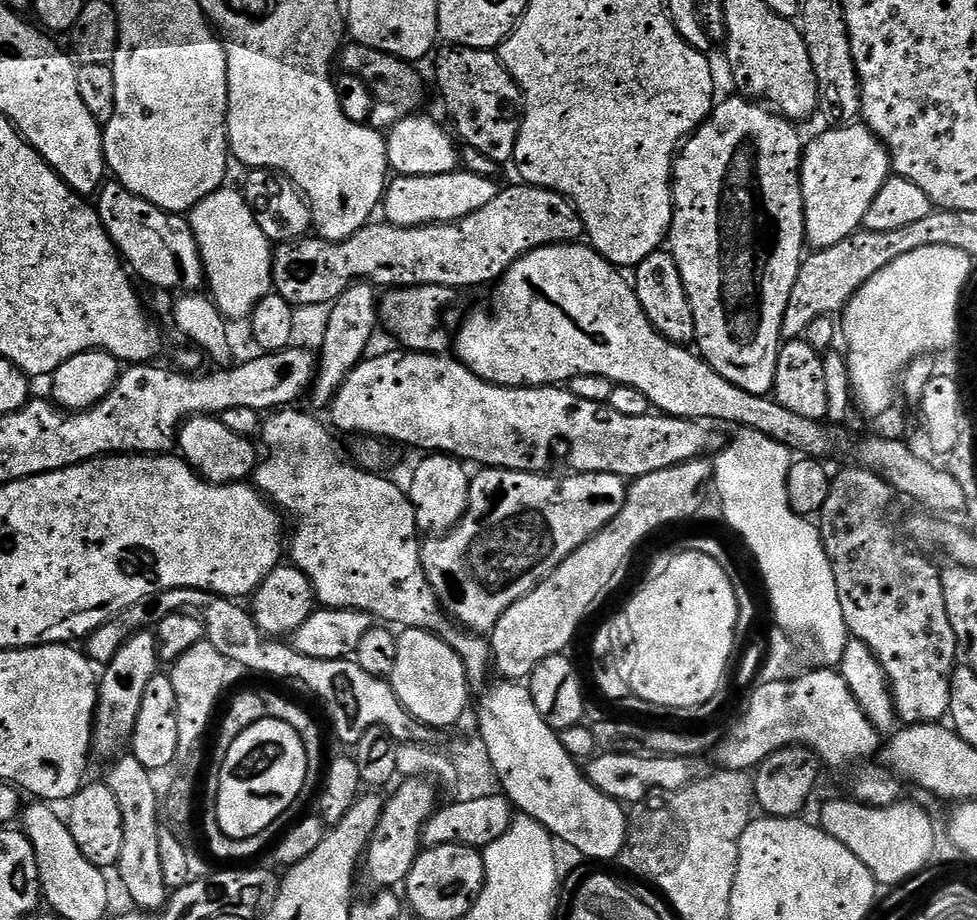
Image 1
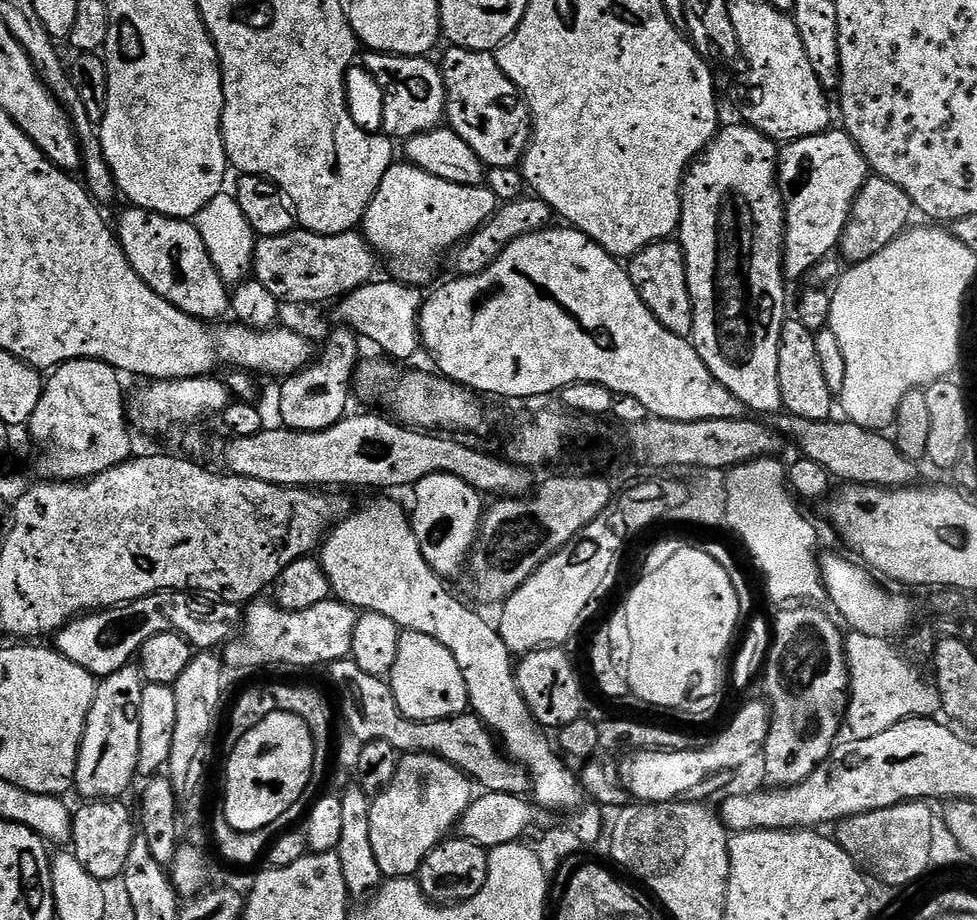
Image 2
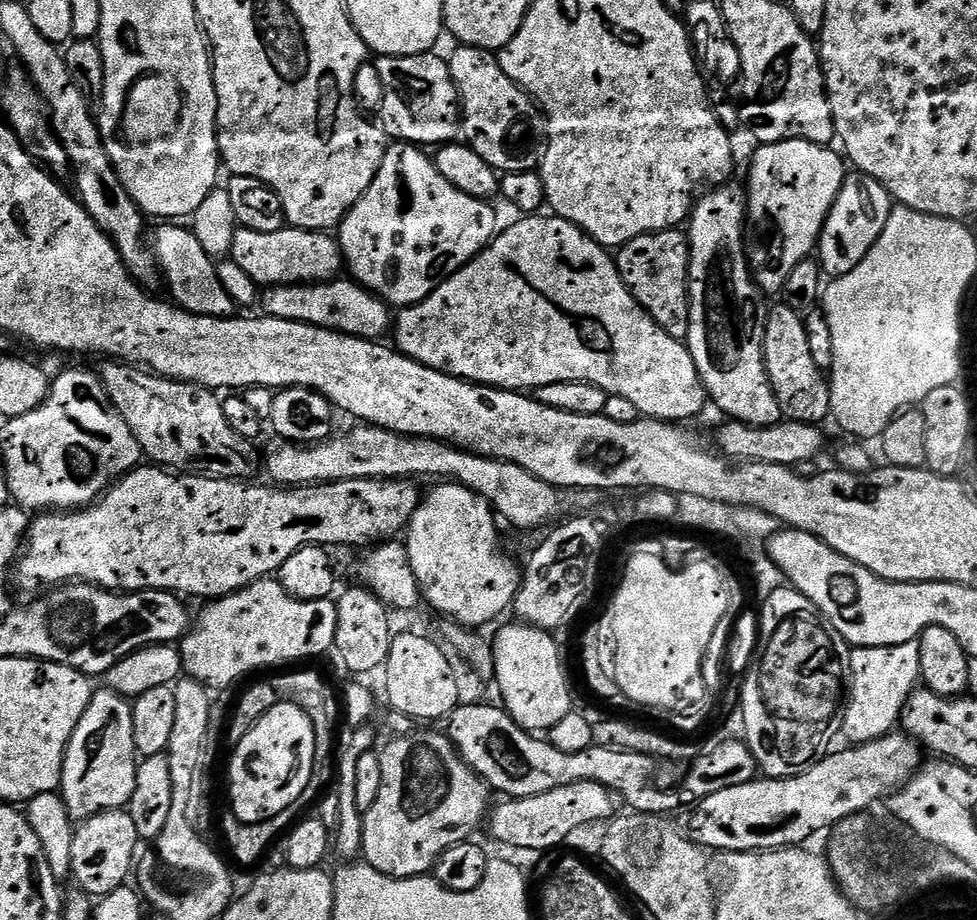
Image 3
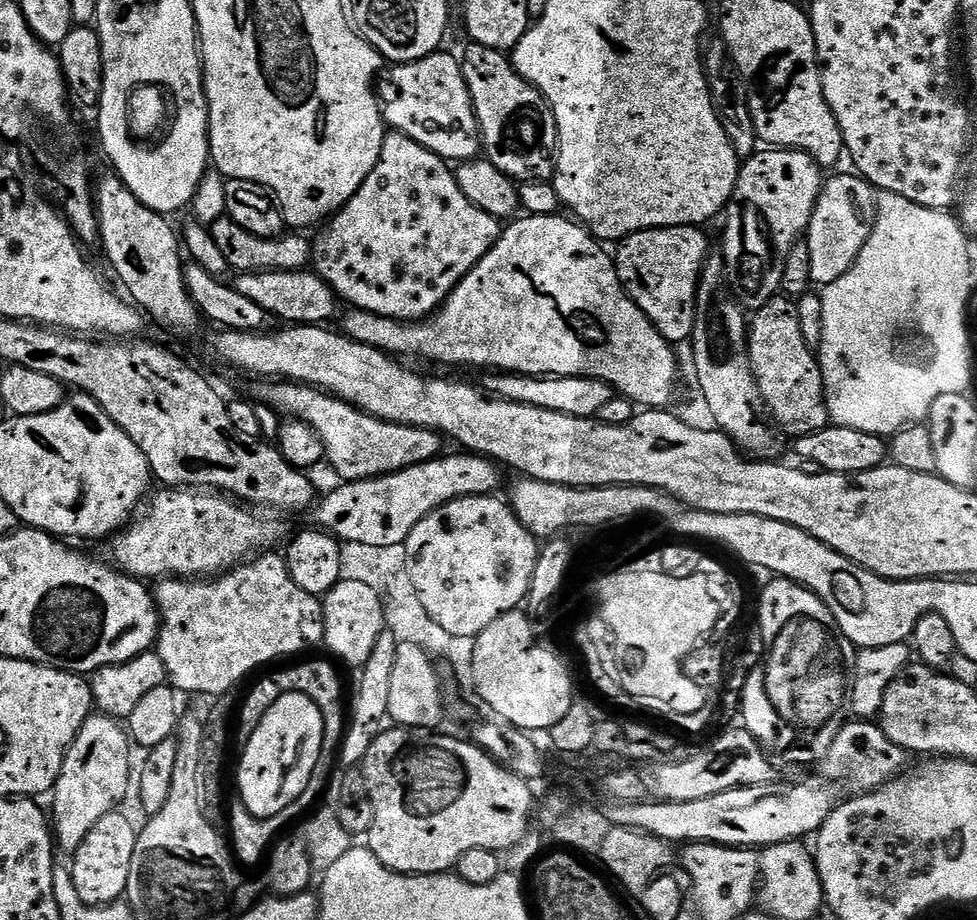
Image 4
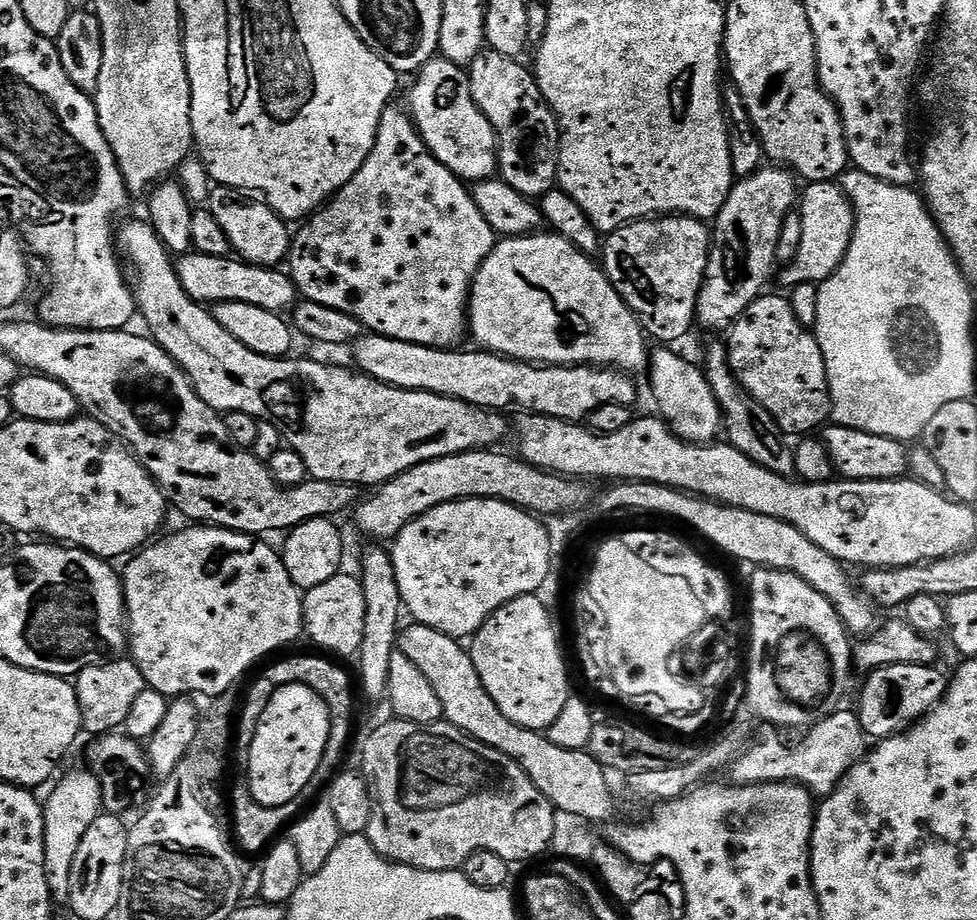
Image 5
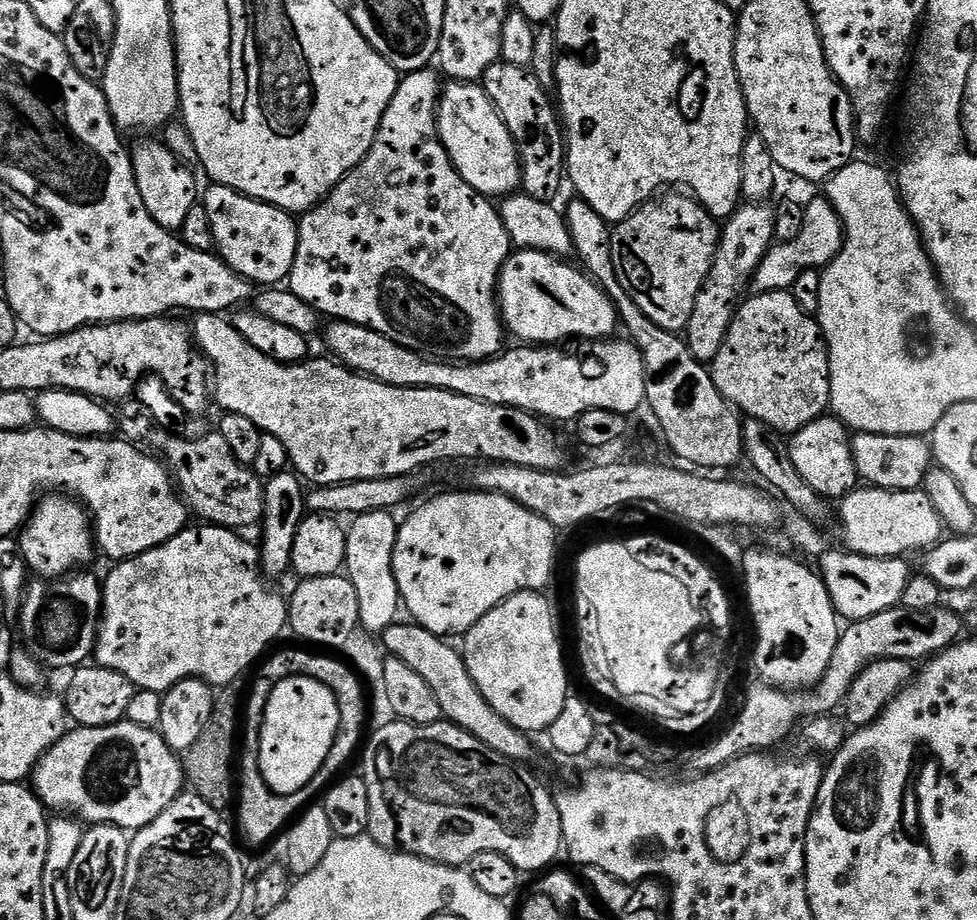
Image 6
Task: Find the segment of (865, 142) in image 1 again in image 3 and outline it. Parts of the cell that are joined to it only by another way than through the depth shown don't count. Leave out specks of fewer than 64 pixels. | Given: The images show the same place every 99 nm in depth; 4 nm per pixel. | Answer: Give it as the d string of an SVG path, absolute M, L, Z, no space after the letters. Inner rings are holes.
M783 140L773 144L760 144L757 149L752 156L752 165L748 168L748 184L746 183L746 224L751 236L746 244L748 262L761 292L780 294L792 271L817 251L824 223L844 185L846 160L837 149L837 153L835 152L835 147L815 144L809 140Z

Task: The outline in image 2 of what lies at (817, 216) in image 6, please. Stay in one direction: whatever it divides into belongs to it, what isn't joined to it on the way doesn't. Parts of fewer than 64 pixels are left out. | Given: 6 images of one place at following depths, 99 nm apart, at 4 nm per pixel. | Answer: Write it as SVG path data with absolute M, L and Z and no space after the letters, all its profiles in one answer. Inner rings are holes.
M869 175L842 230L838 245L839 255L844 255L849 265L861 264L863 260L878 254L878 250L890 246L890 242L894 242L894 238L898 238L909 227L908 219L911 216L914 216L914 209L906 190L898 190L898 186L894 186L894 182L886 182L886 178Z

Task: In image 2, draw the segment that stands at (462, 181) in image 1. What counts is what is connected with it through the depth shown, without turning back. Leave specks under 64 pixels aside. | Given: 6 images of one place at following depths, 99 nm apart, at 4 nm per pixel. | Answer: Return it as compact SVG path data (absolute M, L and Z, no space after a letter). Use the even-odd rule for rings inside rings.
M394 162L382 178L382 186L374 194L368 209L364 211L362 235L381 261L388 263L387 275L401 284L425 286L440 272L440 259L469 236L472 236L490 217L496 215L498 201L487 186L458 186L446 182L446 178L434 178L426 170L415 168L407 162Z

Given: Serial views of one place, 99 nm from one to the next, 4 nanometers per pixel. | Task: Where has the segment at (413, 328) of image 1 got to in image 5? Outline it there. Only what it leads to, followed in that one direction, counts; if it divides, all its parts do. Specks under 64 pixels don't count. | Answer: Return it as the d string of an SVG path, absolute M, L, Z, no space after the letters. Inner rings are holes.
M193 251L179 257L176 273L182 286L199 304L215 306L222 302L250 302L250 306L262 306L262 310L287 313L297 303L296 284L287 271L279 267L264 268L260 264L250 264L247 260L227 256L211 256Z

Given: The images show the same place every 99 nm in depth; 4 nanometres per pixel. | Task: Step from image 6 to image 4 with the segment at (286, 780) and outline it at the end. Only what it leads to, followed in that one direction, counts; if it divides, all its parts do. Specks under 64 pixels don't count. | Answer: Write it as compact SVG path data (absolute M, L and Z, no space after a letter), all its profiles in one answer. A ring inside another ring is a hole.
M285 692L266 710L266 718L258 722L258 730L250 734L250 738L242 746L244 752L240 756L240 765L236 768L236 788L238 799L244 803L246 810L258 818L270 818L274 814L282 814L292 804L297 803L300 795L313 783L316 767L320 761L324 723L318 706L310 696L301 692Z

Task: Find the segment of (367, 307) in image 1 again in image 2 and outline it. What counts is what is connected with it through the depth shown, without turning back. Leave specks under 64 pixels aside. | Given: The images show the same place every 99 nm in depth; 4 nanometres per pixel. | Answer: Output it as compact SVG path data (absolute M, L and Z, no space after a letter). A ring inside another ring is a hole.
M338 326L327 335L324 345L326 346L320 360L318 356L307 368L287 377L281 383L283 386L278 406L281 423L287 428L293 428L298 432L321 432L336 425L347 415L346 408L350 398L352 399L355 371L361 359L360 340L356 333Z

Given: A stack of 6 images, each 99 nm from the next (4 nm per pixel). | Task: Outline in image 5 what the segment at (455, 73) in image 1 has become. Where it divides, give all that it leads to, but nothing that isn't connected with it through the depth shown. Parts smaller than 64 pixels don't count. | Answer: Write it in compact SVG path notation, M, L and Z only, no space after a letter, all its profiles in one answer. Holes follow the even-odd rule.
M485 50L474 58L467 69L468 81L474 102L486 114L490 126L496 131L496 147L498 149L498 176L518 190L518 194L529 198L539 198L553 191L558 184L558 166L560 165L560 126L552 108L546 102L542 90L538 86L535 75L520 65L519 59Z

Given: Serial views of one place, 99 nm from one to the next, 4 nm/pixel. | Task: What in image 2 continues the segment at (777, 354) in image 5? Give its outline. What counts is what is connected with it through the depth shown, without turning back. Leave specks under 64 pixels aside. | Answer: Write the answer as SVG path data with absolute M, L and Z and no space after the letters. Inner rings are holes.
M795 318L785 319L778 346L778 382L782 386L782 398L787 415L807 420L827 420L833 415L834 394L826 386L822 365L818 363L818 350L814 346L816 333L806 330Z

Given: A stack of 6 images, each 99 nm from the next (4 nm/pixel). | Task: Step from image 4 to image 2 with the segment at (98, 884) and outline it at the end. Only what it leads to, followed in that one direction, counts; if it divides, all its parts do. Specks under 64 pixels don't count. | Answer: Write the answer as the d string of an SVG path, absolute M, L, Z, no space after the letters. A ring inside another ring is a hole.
M119 799L84 802L80 809L75 809L72 817L71 851L76 853L78 862L102 882L119 881L123 877L126 857L130 855L132 840L138 834L133 809L131 812L120 803L124 802Z

